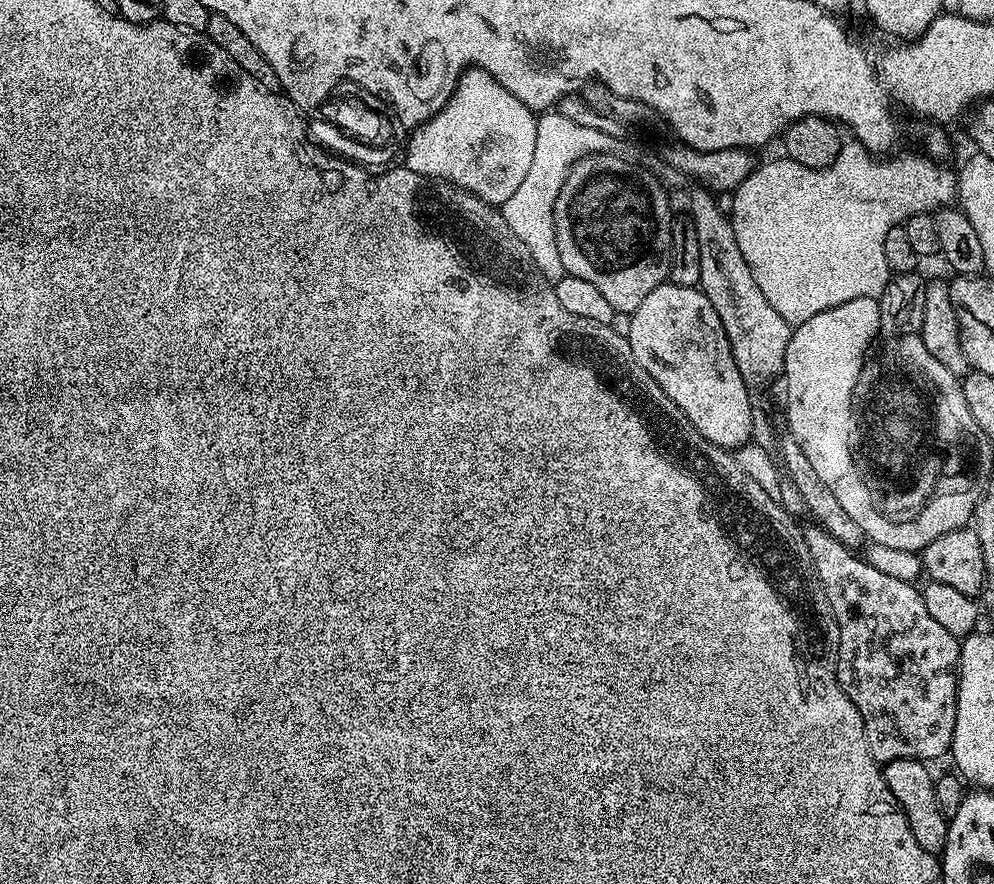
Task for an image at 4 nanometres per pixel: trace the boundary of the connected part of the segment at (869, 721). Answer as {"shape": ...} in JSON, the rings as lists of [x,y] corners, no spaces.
{"shape":[[[819,526],[811,527],[804,528],[804,541],[810,550],[812,572],[814,573],[814,579],[822,582],[822,590],[826,590],[826,598],[834,610],[834,618],[838,622],[838,630],[840,631],[840,641],[838,642],[838,650],[836,651],[836,682],[842,686],[842,690],[845,696],[850,698],[850,702],[854,702],[854,706],[862,718],[864,737],[866,738],[866,746],[870,750],[870,754],[876,760],[877,764],[881,766],[895,760],[933,762],[932,760],[938,759],[939,756],[947,757],[952,747],[952,739],[954,738],[956,682],[960,671],[961,641],[954,634],[950,634],[950,630],[943,628],[926,611],[923,591],[915,583],[907,584],[906,582],[902,582],[902,578],[890,578],[890,574],[882,574],[882,570],[870,566],[863,555],[857,554],[853,549],[848,548],[847,545],[836,540],[824,528]]]}

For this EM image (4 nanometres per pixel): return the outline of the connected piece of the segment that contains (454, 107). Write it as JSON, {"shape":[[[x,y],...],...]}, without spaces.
{"shape":[[[469,67],[446,106],[409,137],[404,166],[412,173],[449,183],[498,208],[518,190],[534,158],[537,115],[489,72]]]}

